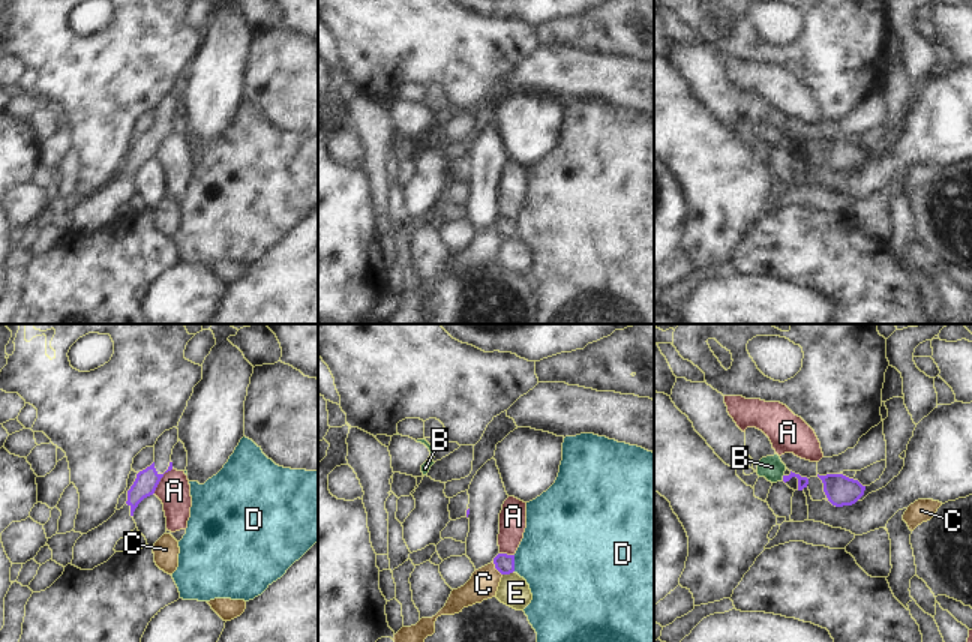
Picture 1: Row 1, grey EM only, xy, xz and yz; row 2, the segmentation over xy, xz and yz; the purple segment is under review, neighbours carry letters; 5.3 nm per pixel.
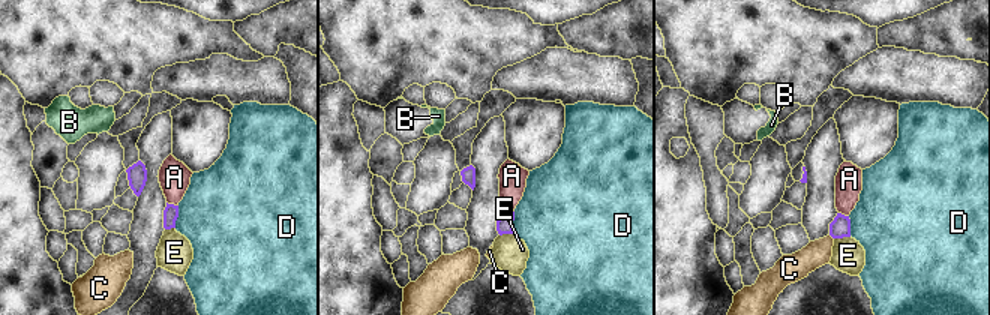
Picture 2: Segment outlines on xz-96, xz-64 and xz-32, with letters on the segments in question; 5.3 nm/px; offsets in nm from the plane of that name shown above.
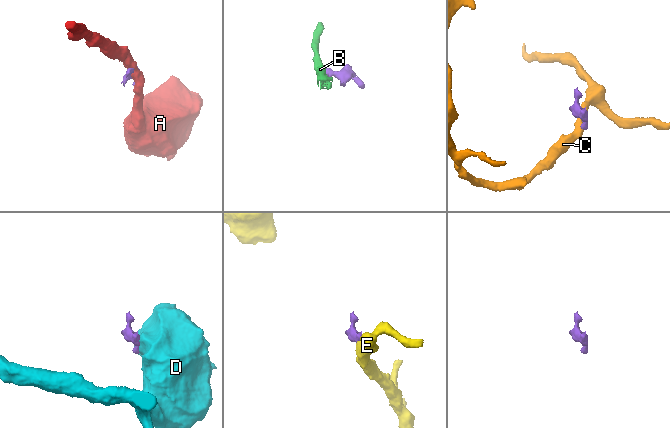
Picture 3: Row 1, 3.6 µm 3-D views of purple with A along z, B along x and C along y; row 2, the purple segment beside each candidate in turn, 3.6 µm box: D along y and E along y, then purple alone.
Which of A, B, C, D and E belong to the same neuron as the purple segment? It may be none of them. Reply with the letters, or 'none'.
none

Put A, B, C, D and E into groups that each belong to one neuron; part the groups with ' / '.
A / B / C / D / E

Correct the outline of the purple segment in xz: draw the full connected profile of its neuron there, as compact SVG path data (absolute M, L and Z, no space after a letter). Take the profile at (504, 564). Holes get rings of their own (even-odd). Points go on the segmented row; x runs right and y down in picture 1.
M498 554L494 564L501 574L510 574L514 572L514 555Z

